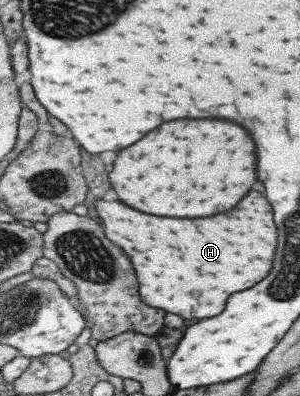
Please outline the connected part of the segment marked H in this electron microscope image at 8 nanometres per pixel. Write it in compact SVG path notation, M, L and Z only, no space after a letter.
M250 192L234 212L226 212L222 216L210 216L202 220L178 220L164 216L150 216L138 212L122 202L106 202L102 198L95 201L95 209L104 226L108 226L106 234L118 246L130 252L140 284L142 284L142 300L152 308L162 308L166 312L180 314L188 320L192 318L214 318L224 312L228 298L234 292L248 290L262 282L274 268L274 256L278 248L278 228L274 222L274 208L266 196L260 192Z

